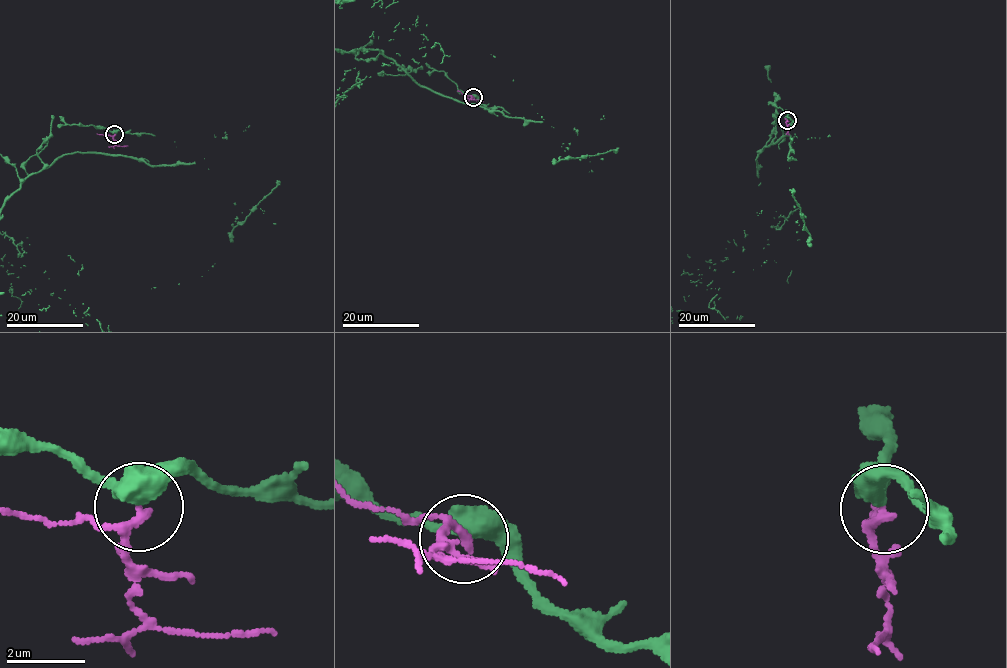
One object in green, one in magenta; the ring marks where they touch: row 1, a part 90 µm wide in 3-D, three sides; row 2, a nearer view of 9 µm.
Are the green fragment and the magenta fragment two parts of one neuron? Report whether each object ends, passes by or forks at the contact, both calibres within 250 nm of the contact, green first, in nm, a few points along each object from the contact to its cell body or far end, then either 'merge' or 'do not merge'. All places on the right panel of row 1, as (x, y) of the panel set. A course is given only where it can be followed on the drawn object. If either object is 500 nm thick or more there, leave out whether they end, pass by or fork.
green passes by; magenta passes by; 460 nm thick on the green side, 180 nm on the other; magenta runs (787, 120), (787, 134); do not merge

